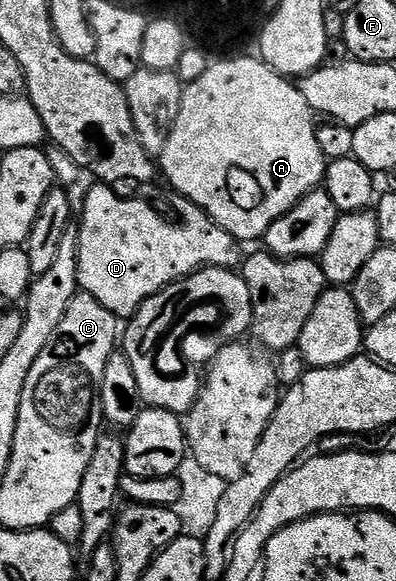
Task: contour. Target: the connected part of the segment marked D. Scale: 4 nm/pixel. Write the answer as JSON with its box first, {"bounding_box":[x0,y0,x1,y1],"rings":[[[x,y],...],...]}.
{"bounding_box":[77,182,240,318],"rings":[[[103,182],[92,183],[83,200],[83,221],[77,224],[79,230],[79,286],[88,292],[105,310],[120,318],[134,316],[136,310],[153,294],[193,275],[201,268],[238,269],[240,241],[234,240],[220,224],[213,222],[198,208],[188,203],[187,216],[180,220],[166,220],[157,209],[143,200],[122,200],[114,187]]]}

